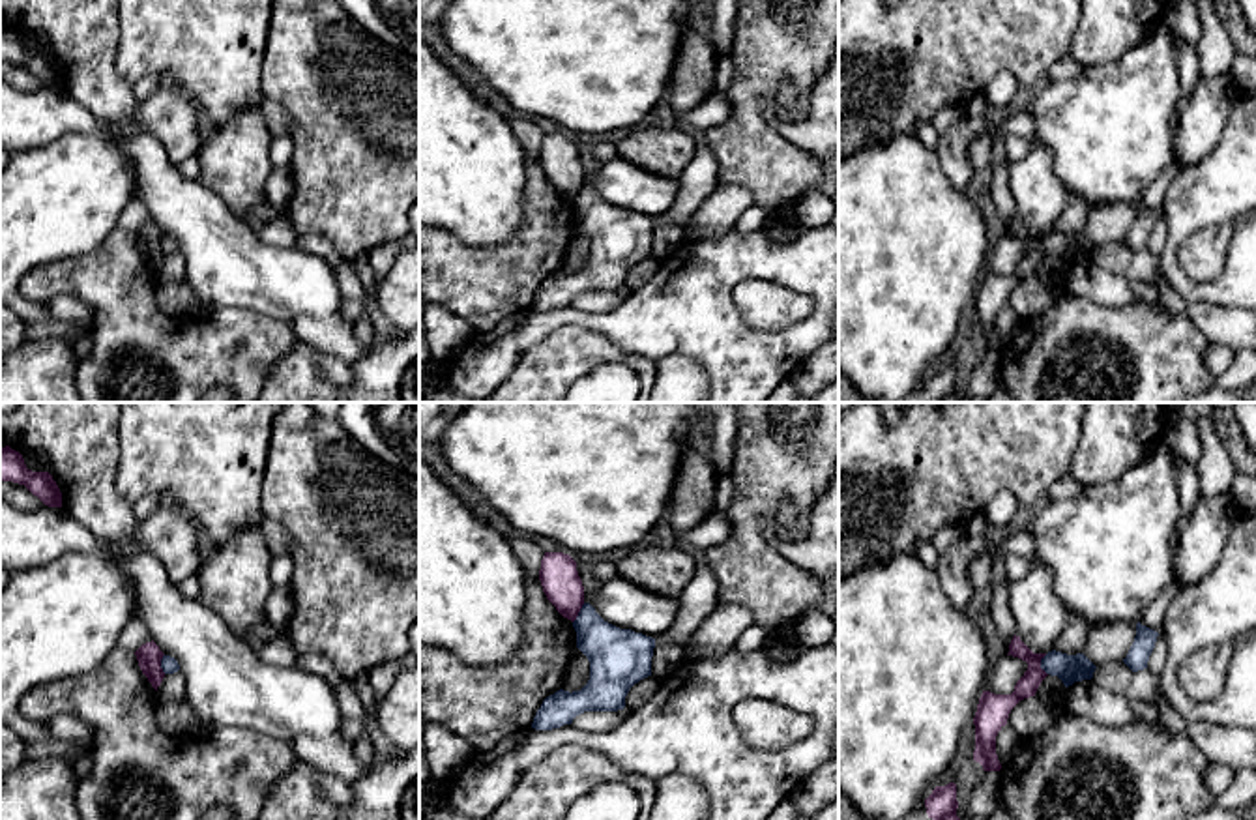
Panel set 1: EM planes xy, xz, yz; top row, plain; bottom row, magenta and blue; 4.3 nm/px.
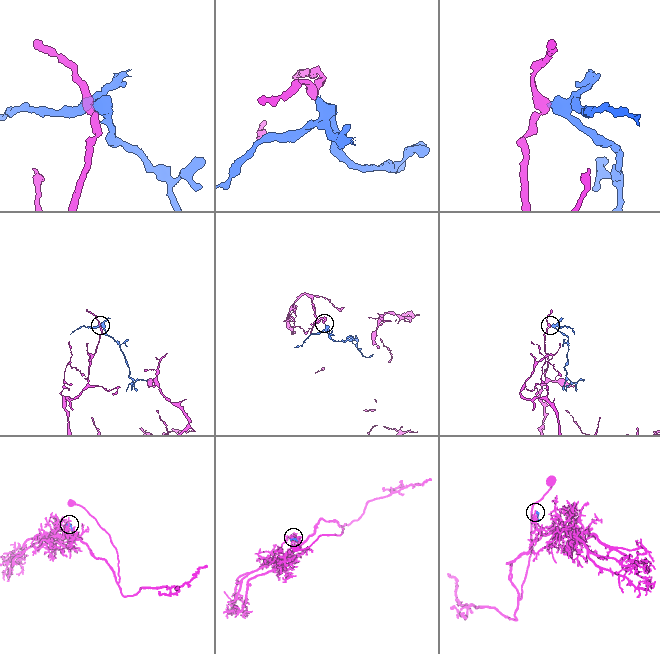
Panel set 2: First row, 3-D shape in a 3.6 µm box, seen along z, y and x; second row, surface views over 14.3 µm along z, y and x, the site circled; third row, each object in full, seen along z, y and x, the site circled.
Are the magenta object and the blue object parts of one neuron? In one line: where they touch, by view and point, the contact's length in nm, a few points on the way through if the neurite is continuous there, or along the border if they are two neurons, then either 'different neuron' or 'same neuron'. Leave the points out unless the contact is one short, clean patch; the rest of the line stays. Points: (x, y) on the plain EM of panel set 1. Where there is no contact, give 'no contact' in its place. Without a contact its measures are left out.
meets magenta in yz at (1039, 246); contact 100 nm long; border along yz (1045, 234), (1041, 249), (1047, 255); different neuron

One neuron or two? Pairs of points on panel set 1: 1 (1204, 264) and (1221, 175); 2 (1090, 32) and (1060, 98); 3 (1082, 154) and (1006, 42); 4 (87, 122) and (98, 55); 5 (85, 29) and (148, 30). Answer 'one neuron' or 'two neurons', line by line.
1: two neurons
2: two neurons
3: two neurons
4: two neurons
5: two neurons

